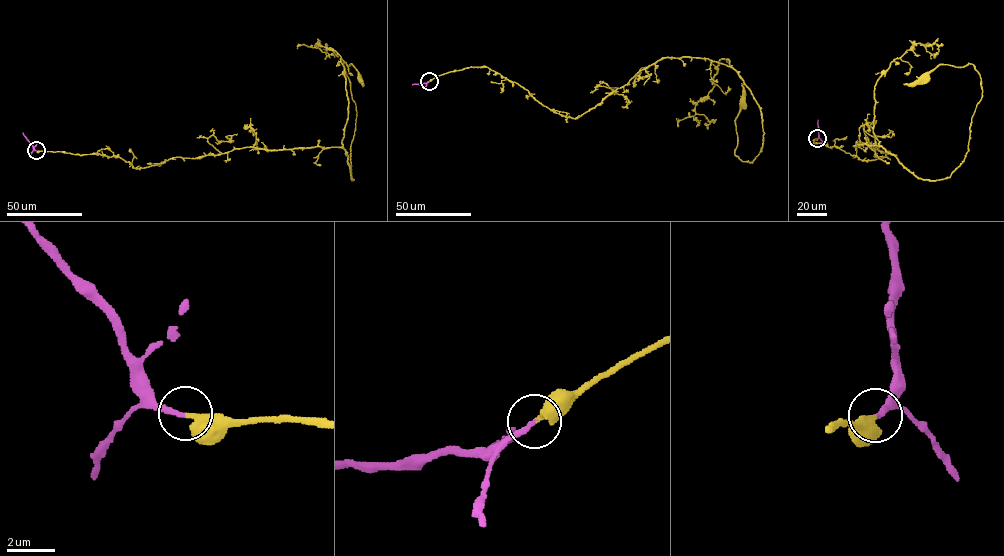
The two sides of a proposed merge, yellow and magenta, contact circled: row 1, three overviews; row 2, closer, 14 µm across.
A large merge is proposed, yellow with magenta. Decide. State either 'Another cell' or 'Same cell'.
Same cell

